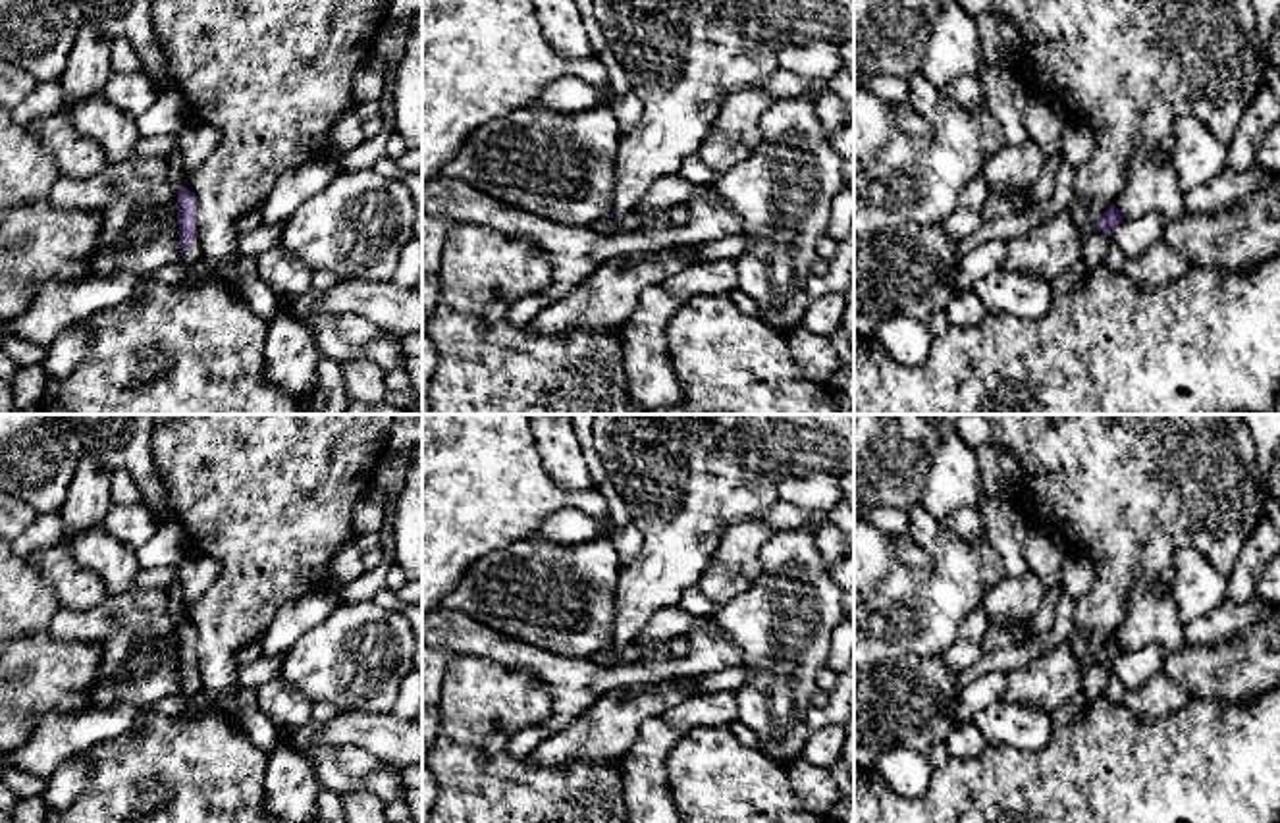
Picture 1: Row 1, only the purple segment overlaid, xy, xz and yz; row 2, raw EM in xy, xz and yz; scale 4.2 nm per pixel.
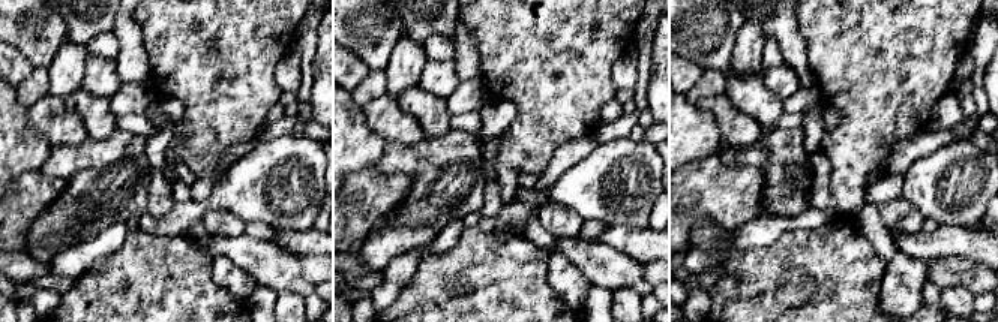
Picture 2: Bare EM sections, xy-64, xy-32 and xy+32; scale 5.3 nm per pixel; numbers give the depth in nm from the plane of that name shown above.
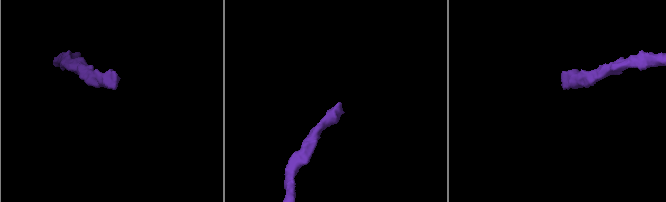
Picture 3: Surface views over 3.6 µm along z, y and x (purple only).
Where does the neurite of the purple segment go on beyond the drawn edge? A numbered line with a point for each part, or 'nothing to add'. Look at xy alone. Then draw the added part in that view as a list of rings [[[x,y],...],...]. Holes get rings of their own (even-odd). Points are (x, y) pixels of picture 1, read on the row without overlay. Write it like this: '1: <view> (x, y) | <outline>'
1: xy (193, 690) | [[[195,663],[193,669],[193,678],[187,686],[183,686],[183,696],[189,698],[191,702],[199,702],[200,694],[204,692],[202,680],[200,680],[200,671],[199,665]]]

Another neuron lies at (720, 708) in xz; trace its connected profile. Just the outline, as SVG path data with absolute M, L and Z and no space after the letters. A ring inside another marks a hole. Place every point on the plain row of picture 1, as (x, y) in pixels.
M711 692L711 694L694 694L684 702L669 707L661 719L682 730L688 732L702 725L723 725L729 727L738 721L738 705L734 692Z

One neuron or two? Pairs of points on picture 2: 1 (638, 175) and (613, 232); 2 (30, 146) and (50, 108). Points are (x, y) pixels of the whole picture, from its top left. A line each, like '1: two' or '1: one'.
1: two
2: two

